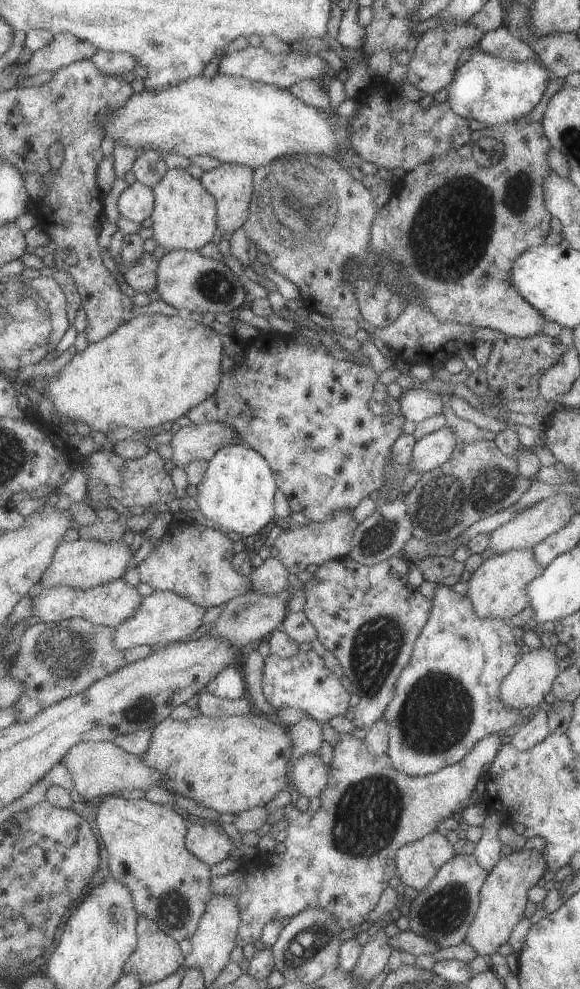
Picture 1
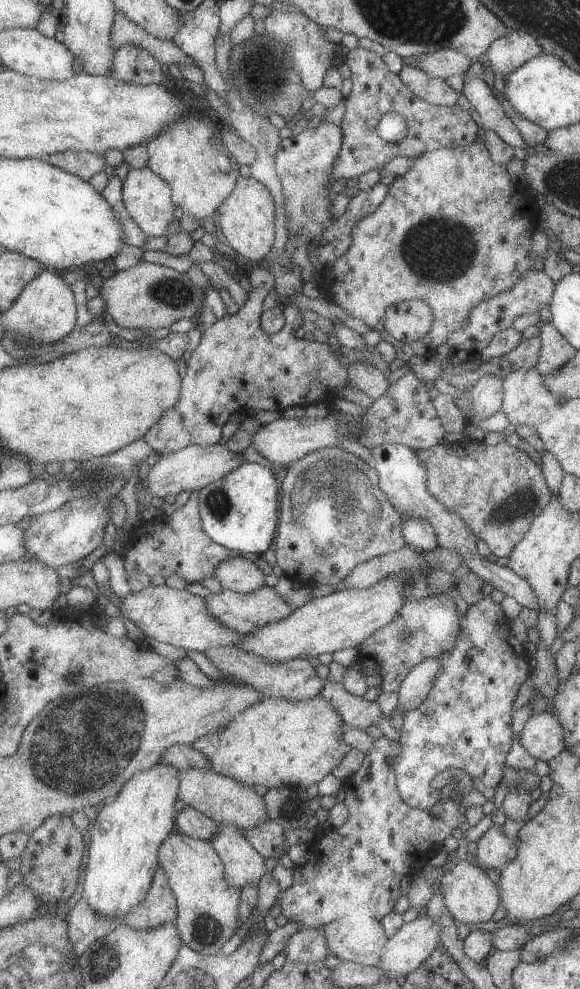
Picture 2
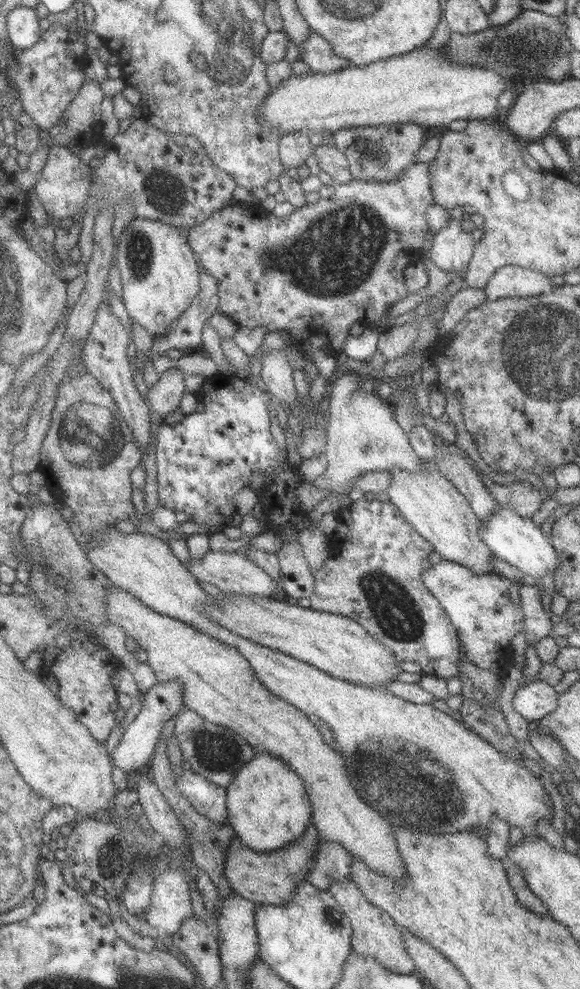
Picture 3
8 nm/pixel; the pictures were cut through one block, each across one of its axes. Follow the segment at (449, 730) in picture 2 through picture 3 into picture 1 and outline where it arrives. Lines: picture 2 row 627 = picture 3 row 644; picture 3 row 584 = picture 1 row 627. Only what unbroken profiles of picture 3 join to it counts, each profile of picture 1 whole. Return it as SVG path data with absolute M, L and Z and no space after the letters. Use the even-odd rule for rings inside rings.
M438 585L432 602L428 622L416 639L409 665L398 677L394 698L383 714L389 732L387 753L394 768L421 777L459 763L479 740L492 733L503 734L521 718L520 711L509 707L500 694L502 681L523 655L518 633L503 618L480 618L470 597L460 595L452 587Z

